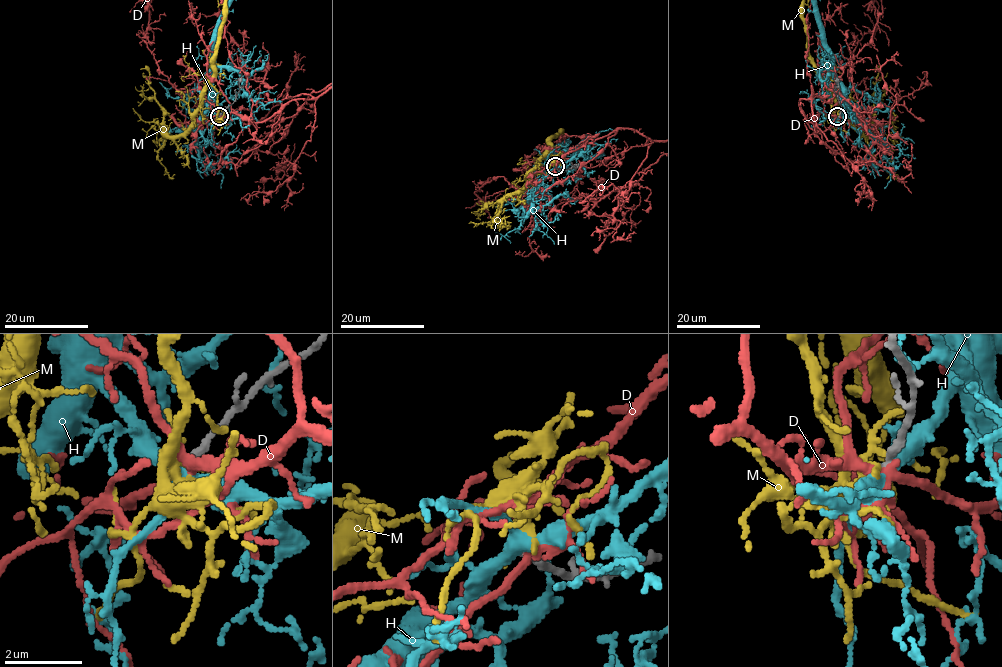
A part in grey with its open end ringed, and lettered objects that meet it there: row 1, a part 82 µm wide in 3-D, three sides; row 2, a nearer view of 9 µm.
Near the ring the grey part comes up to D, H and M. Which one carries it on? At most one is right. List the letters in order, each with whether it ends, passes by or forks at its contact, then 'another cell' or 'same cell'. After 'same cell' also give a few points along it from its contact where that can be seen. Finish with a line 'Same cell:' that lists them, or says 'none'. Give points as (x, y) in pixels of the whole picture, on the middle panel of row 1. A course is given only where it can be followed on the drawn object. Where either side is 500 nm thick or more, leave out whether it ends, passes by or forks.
D: it forks; same cell
H: it forks; another cell
M: it forks; another cell
Same cell: D

